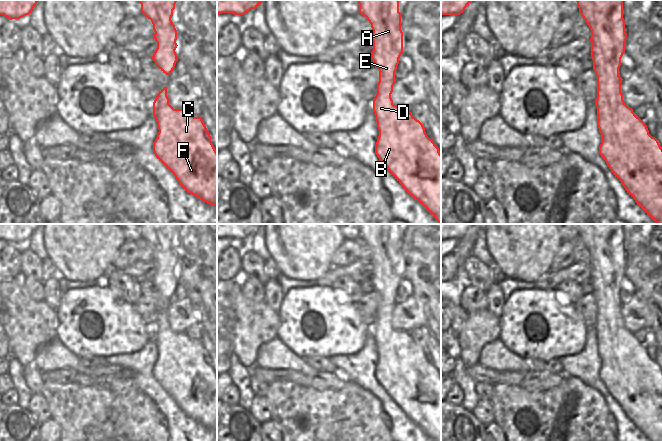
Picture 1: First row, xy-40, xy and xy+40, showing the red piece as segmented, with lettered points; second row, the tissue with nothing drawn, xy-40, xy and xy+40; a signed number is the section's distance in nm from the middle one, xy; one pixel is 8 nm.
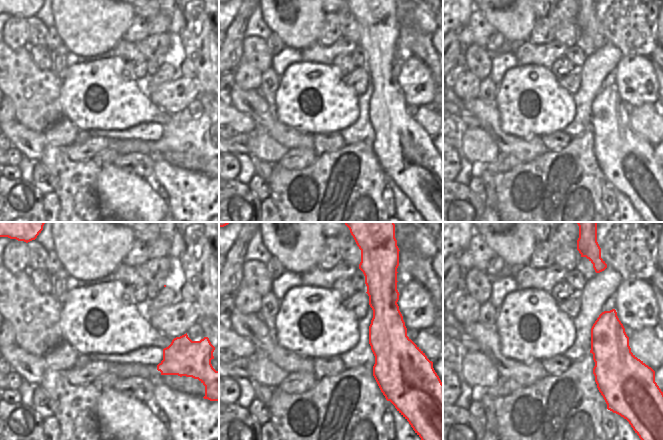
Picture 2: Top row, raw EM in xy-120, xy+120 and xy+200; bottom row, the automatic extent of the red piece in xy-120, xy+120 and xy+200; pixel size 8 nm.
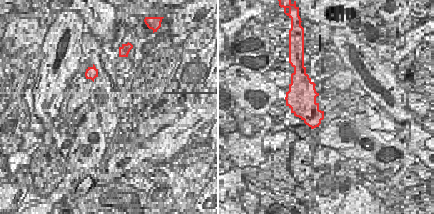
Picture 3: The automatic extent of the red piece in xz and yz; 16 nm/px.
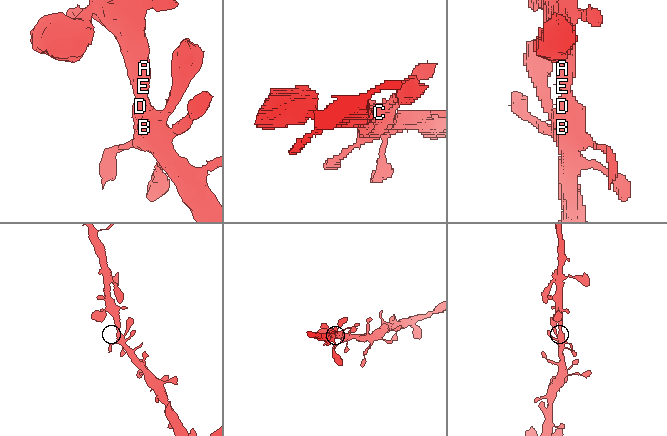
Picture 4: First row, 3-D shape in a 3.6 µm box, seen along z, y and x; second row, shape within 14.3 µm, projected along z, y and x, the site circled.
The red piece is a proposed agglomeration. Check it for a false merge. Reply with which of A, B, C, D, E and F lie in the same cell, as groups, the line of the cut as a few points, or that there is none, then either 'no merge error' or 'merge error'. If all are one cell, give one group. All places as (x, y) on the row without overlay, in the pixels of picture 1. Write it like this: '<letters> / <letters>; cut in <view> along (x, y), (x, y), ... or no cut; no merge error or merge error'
A B C D E F; no cut; no merge error

